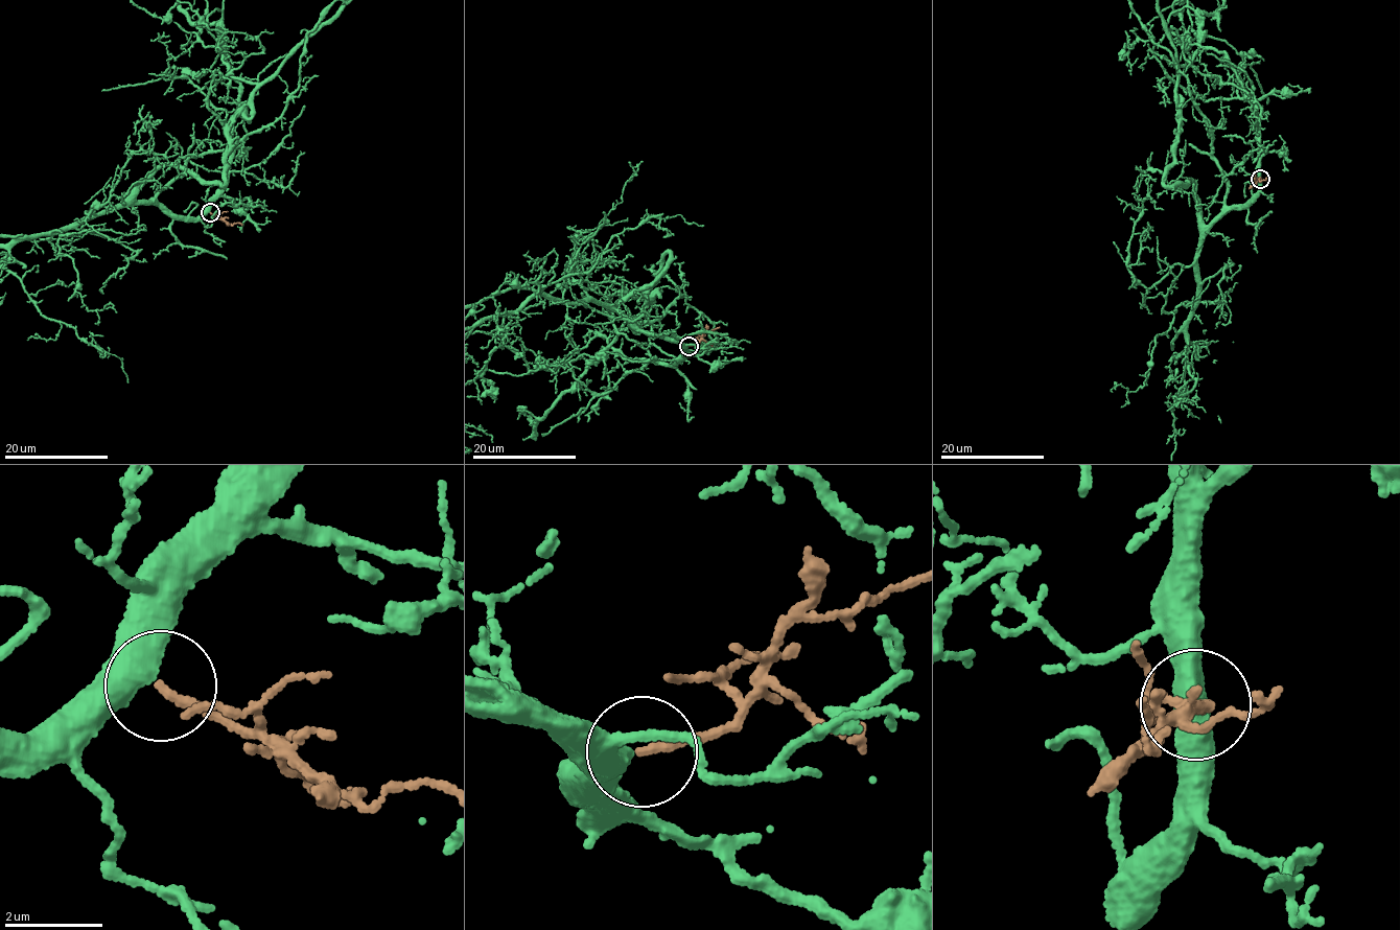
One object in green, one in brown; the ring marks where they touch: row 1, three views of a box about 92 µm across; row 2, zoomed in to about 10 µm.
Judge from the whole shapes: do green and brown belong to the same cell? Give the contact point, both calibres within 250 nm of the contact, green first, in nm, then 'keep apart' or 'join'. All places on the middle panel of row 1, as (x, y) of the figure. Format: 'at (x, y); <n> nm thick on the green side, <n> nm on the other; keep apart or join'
at (689, 346); 460 nm thick on the green side, 170 nm on the other; join

